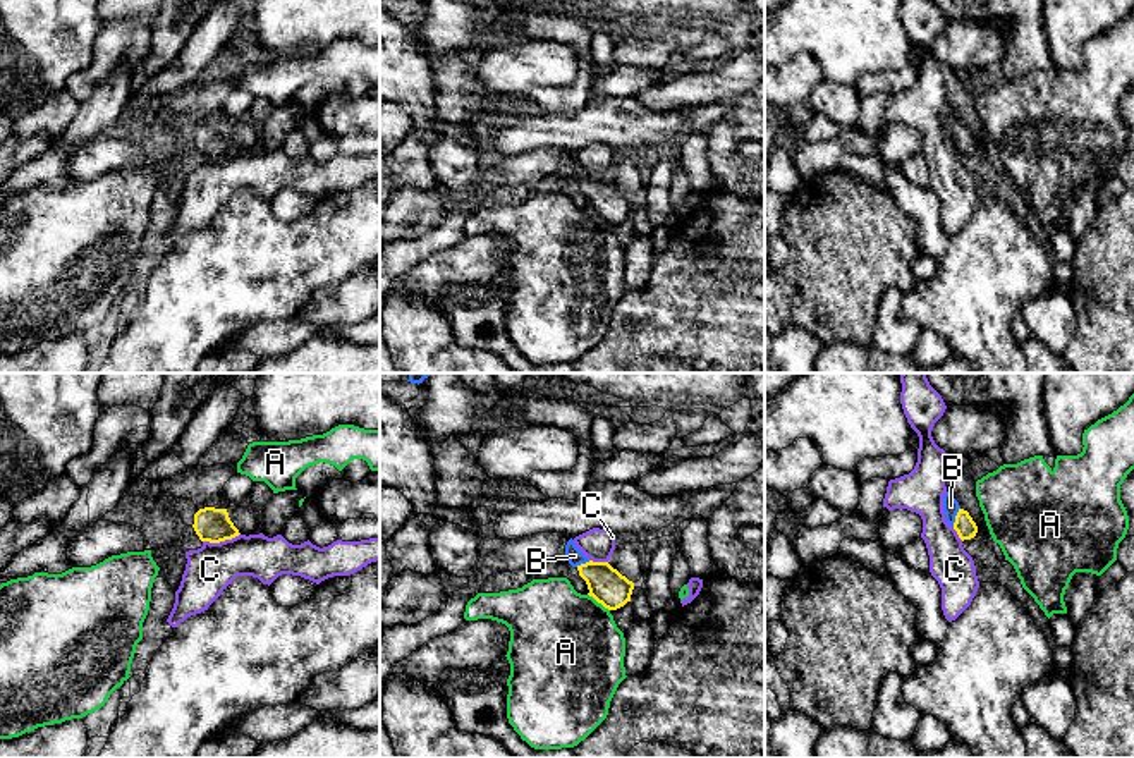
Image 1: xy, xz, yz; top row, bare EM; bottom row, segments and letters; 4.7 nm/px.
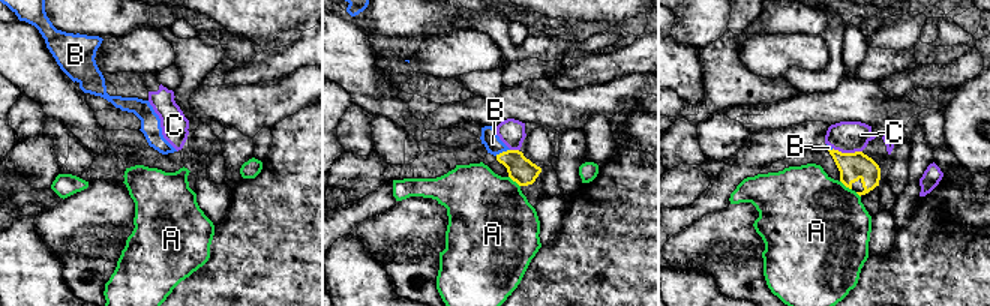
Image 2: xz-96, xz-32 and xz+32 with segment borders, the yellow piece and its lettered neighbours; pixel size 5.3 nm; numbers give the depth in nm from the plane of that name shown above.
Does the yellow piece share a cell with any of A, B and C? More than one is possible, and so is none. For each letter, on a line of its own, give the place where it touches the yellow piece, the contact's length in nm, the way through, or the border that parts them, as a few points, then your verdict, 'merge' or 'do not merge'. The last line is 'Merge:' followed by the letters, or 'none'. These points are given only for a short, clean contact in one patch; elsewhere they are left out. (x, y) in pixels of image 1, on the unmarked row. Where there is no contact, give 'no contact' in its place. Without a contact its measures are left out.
A: meets yellow in xz at (598, 217); contact 130 nm long; border along xz (588, 208), (609, 226); do not merge
B: meets yellow in yz at (956, 131); contact 90 nm long; runs through yz (966, 143), (956, 131), (951, 121); merge
C: meets yellow in xy at (220, 155); contact 180 nm long; border along xy (239, 148), (219, 157), (203, 157); do not merge
Merge: B

